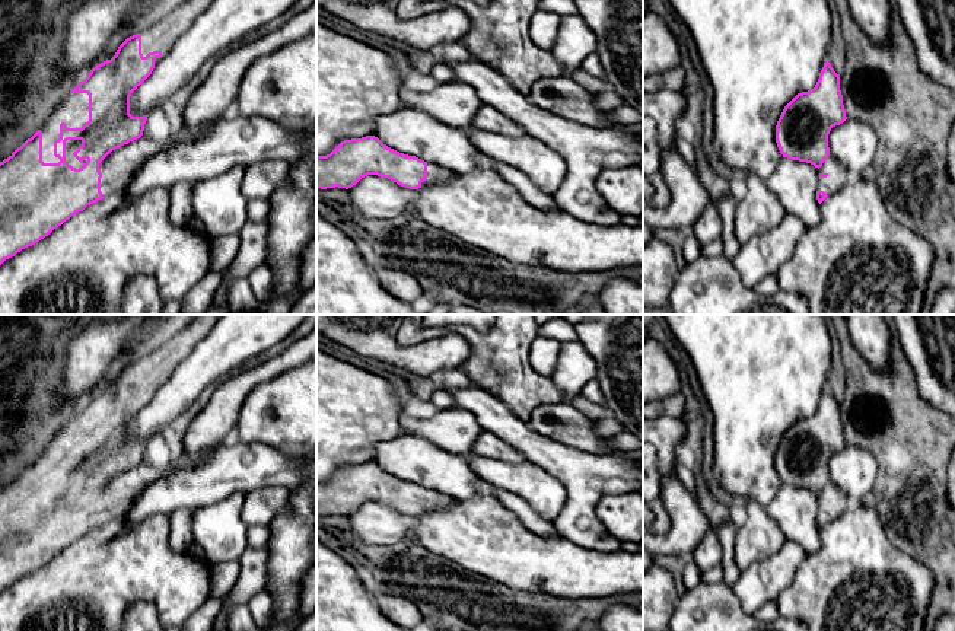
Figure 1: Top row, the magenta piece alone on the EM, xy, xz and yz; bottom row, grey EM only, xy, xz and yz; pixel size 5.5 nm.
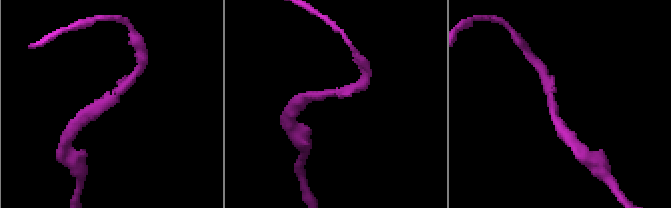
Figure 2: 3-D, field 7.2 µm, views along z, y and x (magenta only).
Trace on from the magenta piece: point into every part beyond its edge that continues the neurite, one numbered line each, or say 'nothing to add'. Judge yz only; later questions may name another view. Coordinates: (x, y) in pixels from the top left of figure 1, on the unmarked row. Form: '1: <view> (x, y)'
1: yz (837, 503)

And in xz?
1: xz (432, 497)

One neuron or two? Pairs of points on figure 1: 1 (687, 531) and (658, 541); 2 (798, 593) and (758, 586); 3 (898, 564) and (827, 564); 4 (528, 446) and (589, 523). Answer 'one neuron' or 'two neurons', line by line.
1: one neuron
2: two neurons
3: one neuron
4: one neuron

